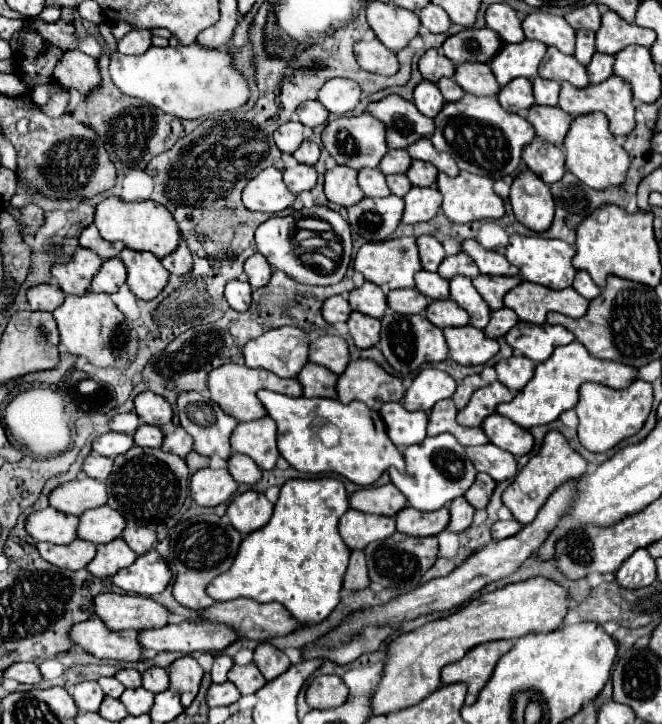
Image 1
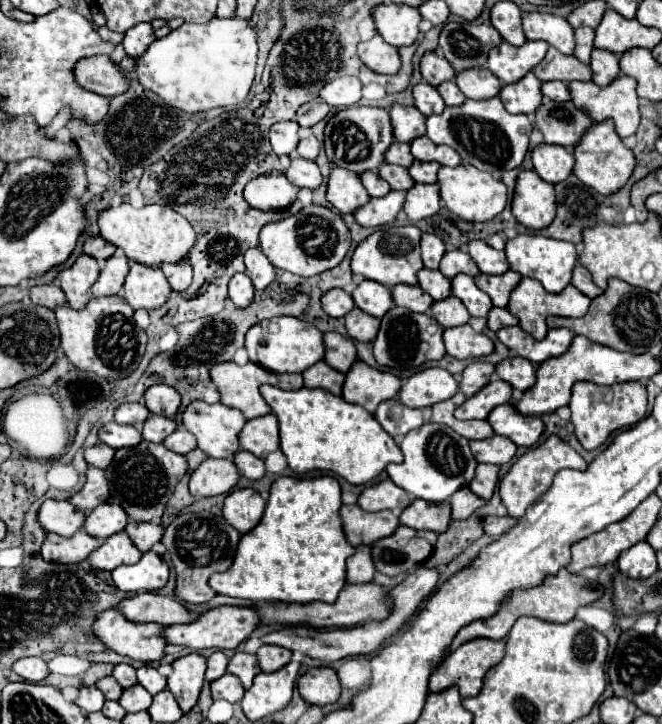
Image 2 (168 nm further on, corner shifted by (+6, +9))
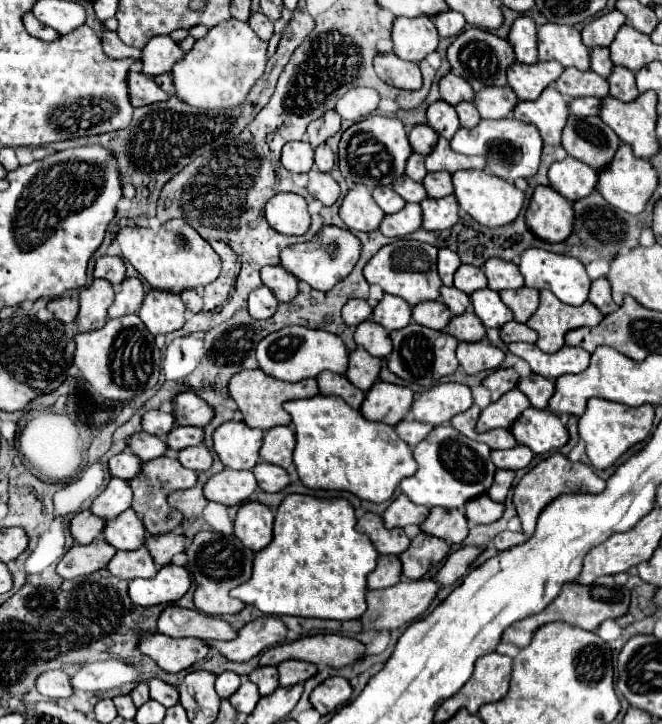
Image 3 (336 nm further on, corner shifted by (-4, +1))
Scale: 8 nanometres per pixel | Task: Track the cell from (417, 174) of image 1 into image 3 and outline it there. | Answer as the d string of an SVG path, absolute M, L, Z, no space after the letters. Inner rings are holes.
M437 171L437 173L427 173L423 179L423 187L427 189L429 197L439 199L445 195L453 193L453 183L451 183L451 173L447 171Z

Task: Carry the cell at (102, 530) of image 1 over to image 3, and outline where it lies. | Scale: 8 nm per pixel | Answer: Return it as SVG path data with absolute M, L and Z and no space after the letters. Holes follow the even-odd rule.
M133 509L123 511L115 519L107 521L103 537L115 549L139 549L145 543L145 527Z

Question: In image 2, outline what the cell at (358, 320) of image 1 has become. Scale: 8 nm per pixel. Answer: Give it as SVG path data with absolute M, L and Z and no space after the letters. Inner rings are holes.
M359 307L345 315L345 327L351 339L355 341L373 341L379 331L379 319L367 315Z

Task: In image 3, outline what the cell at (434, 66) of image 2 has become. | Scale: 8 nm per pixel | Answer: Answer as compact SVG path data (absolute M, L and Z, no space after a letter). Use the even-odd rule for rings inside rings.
M447 73L447 75L441 77L441 81L439 81L439 93L441 93L441 99L447 101L449 105L473 99L471 85L463 77L453 75L453 73Z

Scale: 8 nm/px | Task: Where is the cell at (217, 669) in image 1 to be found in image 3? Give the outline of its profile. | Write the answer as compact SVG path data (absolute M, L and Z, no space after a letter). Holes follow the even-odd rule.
M223 671L223 673L217 677L217 681L215 681L215 691L217 691L219 697L229 699L229 697L239 689L239 685L241 685L241 677L239 677L237 673L233 673L233 671Z

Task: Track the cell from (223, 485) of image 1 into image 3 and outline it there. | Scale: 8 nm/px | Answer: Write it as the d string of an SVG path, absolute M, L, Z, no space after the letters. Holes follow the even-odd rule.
M223 469L205 483L203 493L209 501L217 501L229 507L247 501L255 489L257 489L257 481L251 471Z

